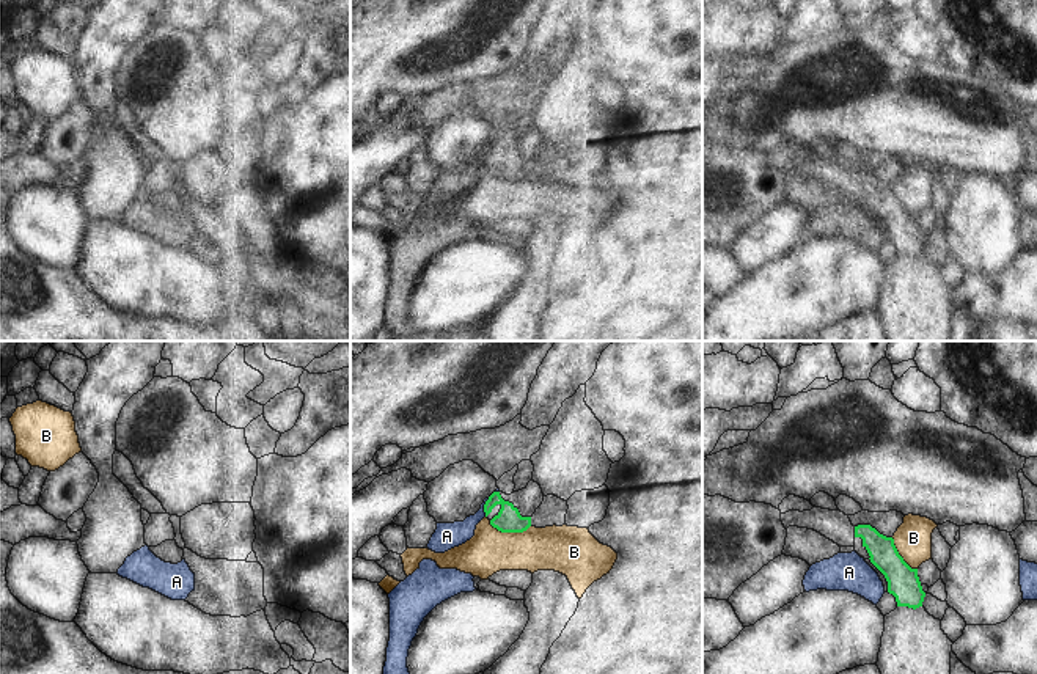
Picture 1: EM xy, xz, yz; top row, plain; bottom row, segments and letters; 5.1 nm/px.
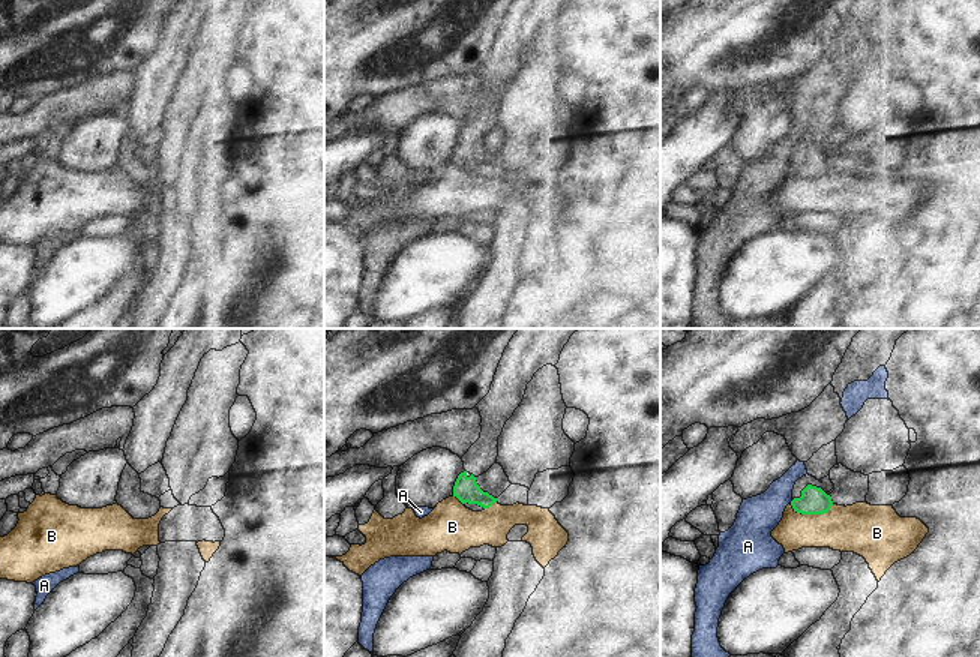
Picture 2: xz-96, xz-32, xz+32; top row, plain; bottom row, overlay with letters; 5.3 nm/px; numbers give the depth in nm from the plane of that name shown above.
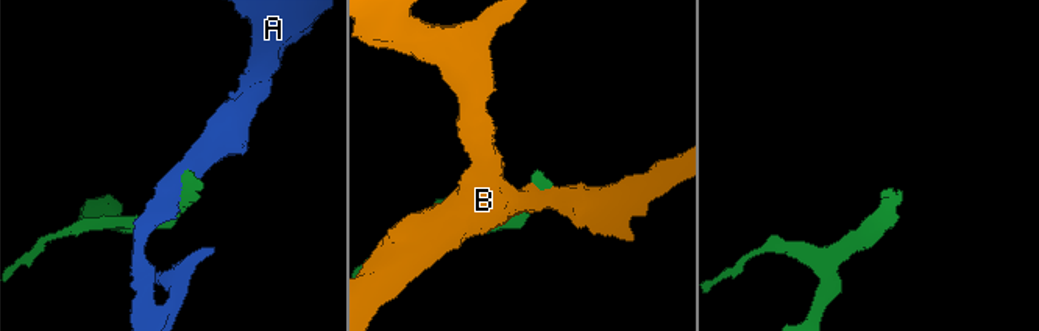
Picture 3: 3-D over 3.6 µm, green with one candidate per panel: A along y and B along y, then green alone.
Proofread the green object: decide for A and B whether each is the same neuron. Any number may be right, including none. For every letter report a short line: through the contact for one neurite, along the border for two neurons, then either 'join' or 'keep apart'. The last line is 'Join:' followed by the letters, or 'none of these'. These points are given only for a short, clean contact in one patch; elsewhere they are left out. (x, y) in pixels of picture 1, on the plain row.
A: line xz (489, 146), (484, 153), (484, 164); keep apart
B: line xz (489, 168), (502, 179), (523, 179), (530, 173); keep apart
Join: none of these

